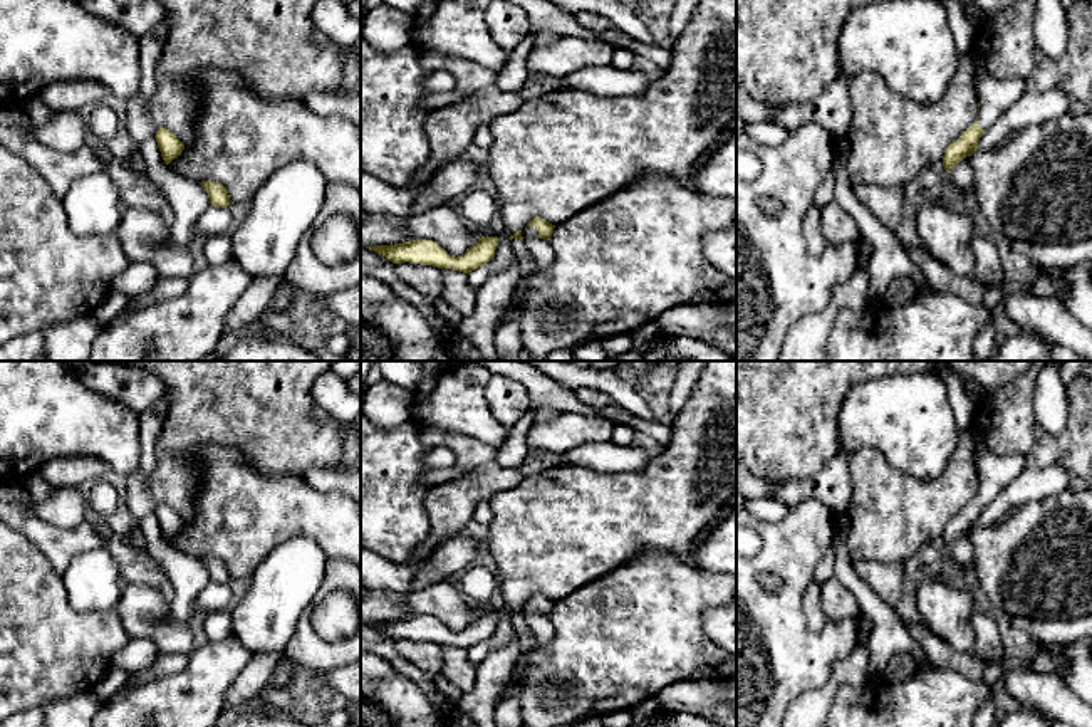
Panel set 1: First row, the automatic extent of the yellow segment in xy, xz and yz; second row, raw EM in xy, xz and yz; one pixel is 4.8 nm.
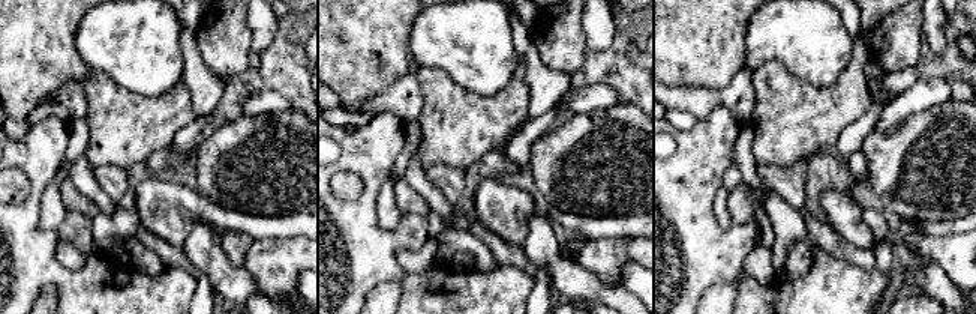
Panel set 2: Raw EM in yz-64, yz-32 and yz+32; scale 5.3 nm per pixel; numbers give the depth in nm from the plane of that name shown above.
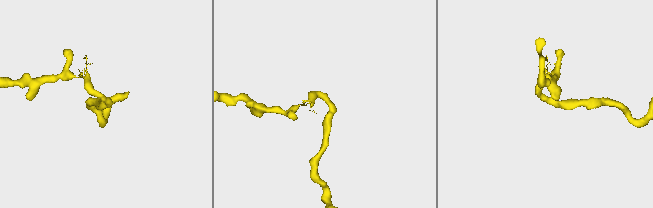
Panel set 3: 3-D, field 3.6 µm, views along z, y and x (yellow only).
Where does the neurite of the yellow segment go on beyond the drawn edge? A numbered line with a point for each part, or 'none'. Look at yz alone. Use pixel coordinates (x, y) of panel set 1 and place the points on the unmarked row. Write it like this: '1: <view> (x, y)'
1: yz (995, 472)

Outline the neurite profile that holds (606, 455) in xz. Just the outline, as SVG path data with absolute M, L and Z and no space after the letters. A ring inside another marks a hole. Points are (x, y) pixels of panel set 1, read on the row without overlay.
M611 440L585 443L562 453L562 465L585 467L595 472L641 472L651 463L642 448L616 445Z

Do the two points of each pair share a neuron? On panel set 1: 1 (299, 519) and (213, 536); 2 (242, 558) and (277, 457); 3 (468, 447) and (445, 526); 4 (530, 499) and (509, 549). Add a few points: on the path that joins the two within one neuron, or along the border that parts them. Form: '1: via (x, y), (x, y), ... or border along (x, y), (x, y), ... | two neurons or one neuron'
1: via (277, 519), (235, 521) | one neuron
2: border along (239, 452), (265, 474), (296, 474), (304, 479) | two neurons
3: via (475, 467), (475, 482), (452, 506) | one neuron
4: via (530, 511), (530, 528), (520, 538) | one neuron

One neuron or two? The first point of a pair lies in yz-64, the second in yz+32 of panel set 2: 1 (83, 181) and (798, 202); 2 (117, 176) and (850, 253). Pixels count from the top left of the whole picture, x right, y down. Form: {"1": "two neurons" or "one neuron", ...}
{"1": "two neurons", "2": "one neuron"}

